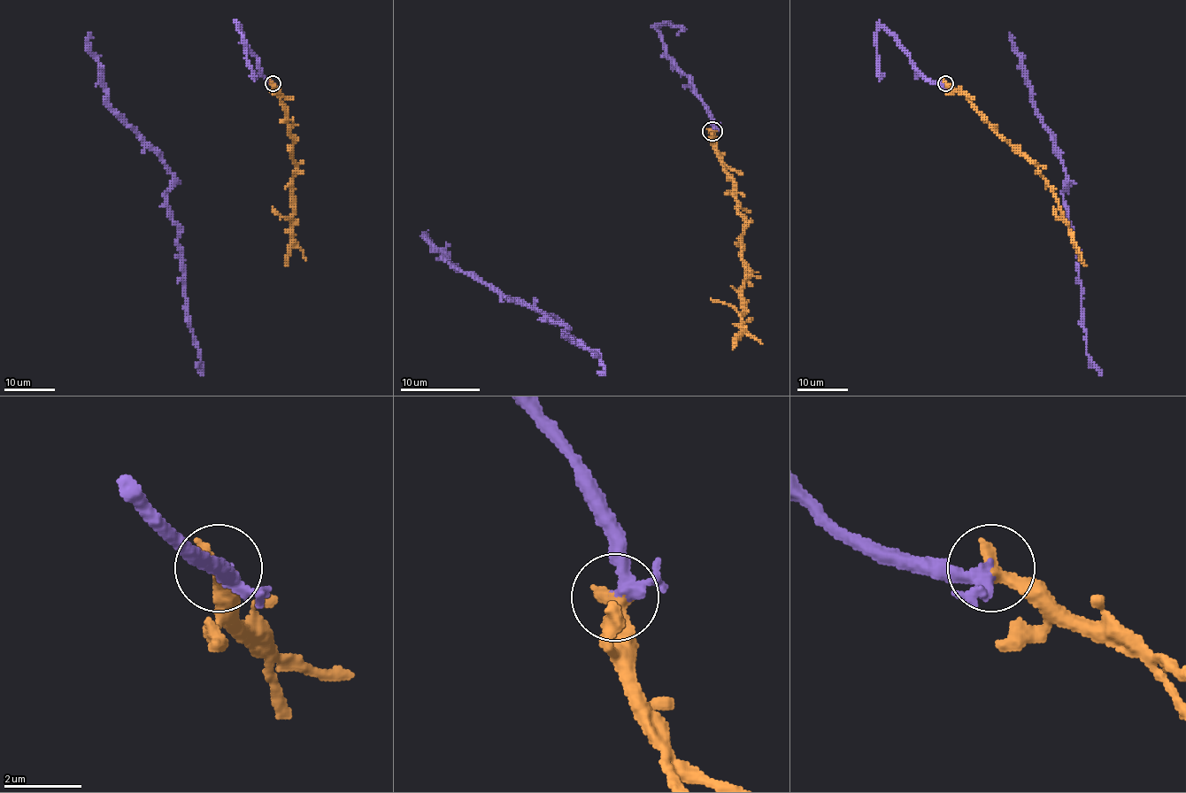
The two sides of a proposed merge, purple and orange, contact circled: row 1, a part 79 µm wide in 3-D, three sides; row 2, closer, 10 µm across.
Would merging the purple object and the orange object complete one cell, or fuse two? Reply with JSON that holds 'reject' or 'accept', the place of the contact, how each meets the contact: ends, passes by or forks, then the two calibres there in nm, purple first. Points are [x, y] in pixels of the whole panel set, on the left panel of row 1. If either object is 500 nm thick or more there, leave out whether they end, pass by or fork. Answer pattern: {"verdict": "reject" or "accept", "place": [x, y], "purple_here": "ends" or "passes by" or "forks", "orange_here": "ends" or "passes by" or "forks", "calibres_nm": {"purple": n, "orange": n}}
{"verdict": "accept", "place": [273, 83], "purple_here": "passes by", "orange_here": "ends", "calibres_nm": {"purple": 320, "orange": 440}}

